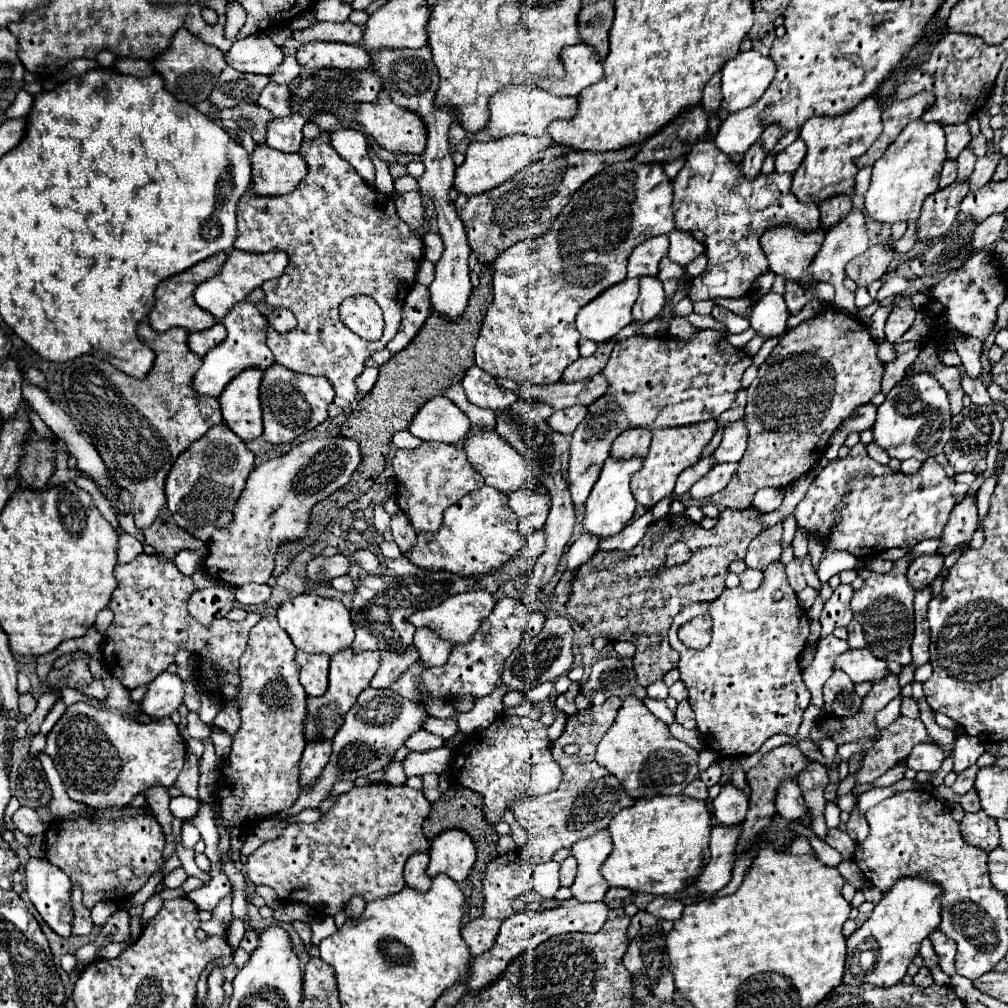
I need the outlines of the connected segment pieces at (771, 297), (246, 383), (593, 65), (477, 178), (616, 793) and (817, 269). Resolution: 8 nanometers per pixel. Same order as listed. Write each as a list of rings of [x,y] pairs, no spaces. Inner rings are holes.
[[[768,292],[754,304],[750,314],[750,326],[756,330],[756,334],[770,340],[786,332],[786,318],[788,310],[782,294]]]
[[[242,370],[218,398],[222,418],[230,430],[242,440],[254,440],[262,434],[262,408],[260,408],[260,382],[264,370]]]
[[[574,44],[564,48],[561,52],[561,60],[566,70],[564,78],[560,80],[534,78],[540,88],[558,96],[578,96],[584,88],[600,82],[604,74],[596,50],[592,50],[586,44]]]
[[[520,136],[520,138],[500,138],[496,142],[472,142],[466,150],[464,164],[456,168],[454,186],[462,194],[482,194],[482,192],[496,188],[502,182],[510,180],[524,166],[536,162],[538,154],[542,150],[546,150],[548,146],[552,146],[552,138],[548,138],[548,136],[542,136],[542,138]]]
[[[610,696],[600,708],[594,708],[594,710],[590,708],[586,712],[568,716],[562,736],[552,746],[552,754],[558,760],[562,774],[564,774],[562,784],[554,792],[538,800],[522,798],[512,804],[512,812],[518,824],[526,830],[528,842],[516,854],[498,856],[484,870],[484,876],[482,876],[484,914],[476,920],[470,920],[462,930],[462,938],[468,944],[472,956],[480,956],[494,944],[500,922],[512,914],[512,900],[524,892],[532,892],[532,873],[536,865],[552,860],[556,850],[570,848],[574,842],[588,838],[600,830],[606,830],[610,820],[622,808],[628,808],[636,802],[634,798],[628,798],[628,792],[624,790],[624,786],[620,786],[618,778],[614,774],[608,774],[608,770],[604,770],[594,760],[596,744],[600,742],[604,732],[612,726],[620,704],[622,704],[620,698]],[[568,744],[576,744],[580,748],[578,754],[572,754],[572,756],[562,754],[562,748]],[[496,892],[500,892],[498,900],[496,900]]]
[[[852,208],[852,214],[848,214],[848,218],[842,218],[836,226],[832,226],[832,230],[826,230],[826,238],[824,244],[820,248],[820,252],[816,254],[810,270],[804,276],[804,282],[818,278],[820,282],[828,282],[836,288],[836,306],[842,308],[844,312],[854,314],[856,306],[854,306],[854,292],[846,290],[842,286],[842,280],[846,278],[844,274],[844,266],[848,264],[848,260],[856,258],[858,254],[862,254],[864,250],[868,250],[868,232],[866,232],[866,222],[864,222],[864,212],[858,208]]]

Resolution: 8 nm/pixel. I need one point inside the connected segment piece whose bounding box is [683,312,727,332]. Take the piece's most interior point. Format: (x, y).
(698, 321)

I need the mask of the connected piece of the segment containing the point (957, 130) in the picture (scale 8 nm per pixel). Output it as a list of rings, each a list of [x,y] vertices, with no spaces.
[[[956,124],[956,126],[946,126],[944,128],[946,132],[946,156],[950,160],[956,160],[960,150],[966,148],[966,144],[970,142],[970,132],[968,132],[968,126],[966,124]]]

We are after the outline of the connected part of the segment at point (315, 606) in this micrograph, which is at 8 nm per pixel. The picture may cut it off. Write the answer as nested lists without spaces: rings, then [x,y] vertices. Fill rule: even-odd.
[[[300,594],[284,602],[278,608],[276,616],[278,616],[282,630],[286,630],[288,636],[292,638],[294,646],[304,652],[332,656],[340,652],[342,648],[348,648],[354,638],[350,610],[340,600],[334,600],[334,598],[322,598],[316,594]]]

